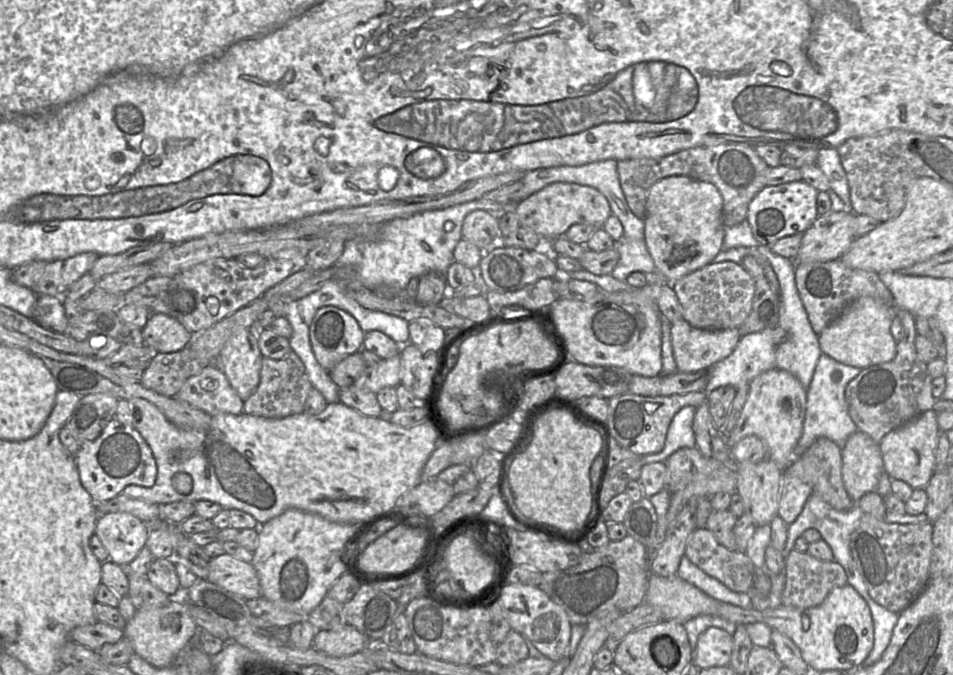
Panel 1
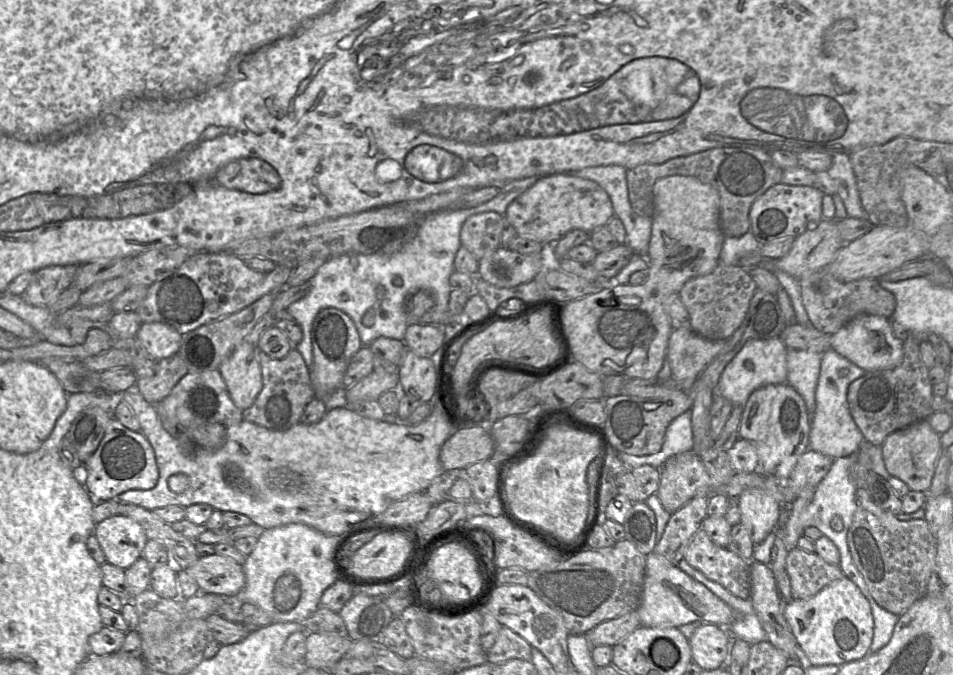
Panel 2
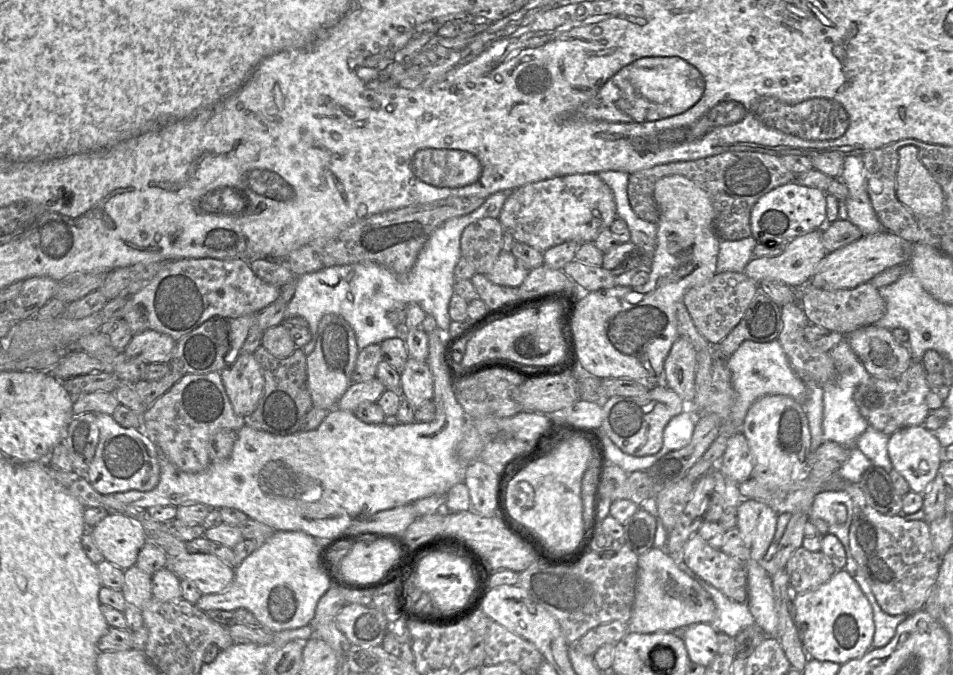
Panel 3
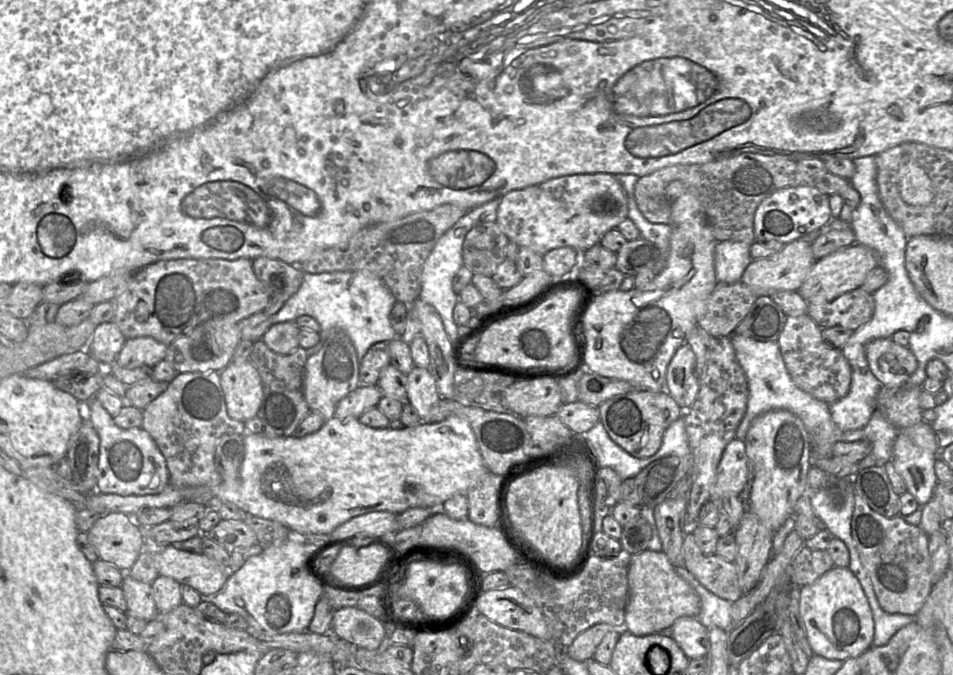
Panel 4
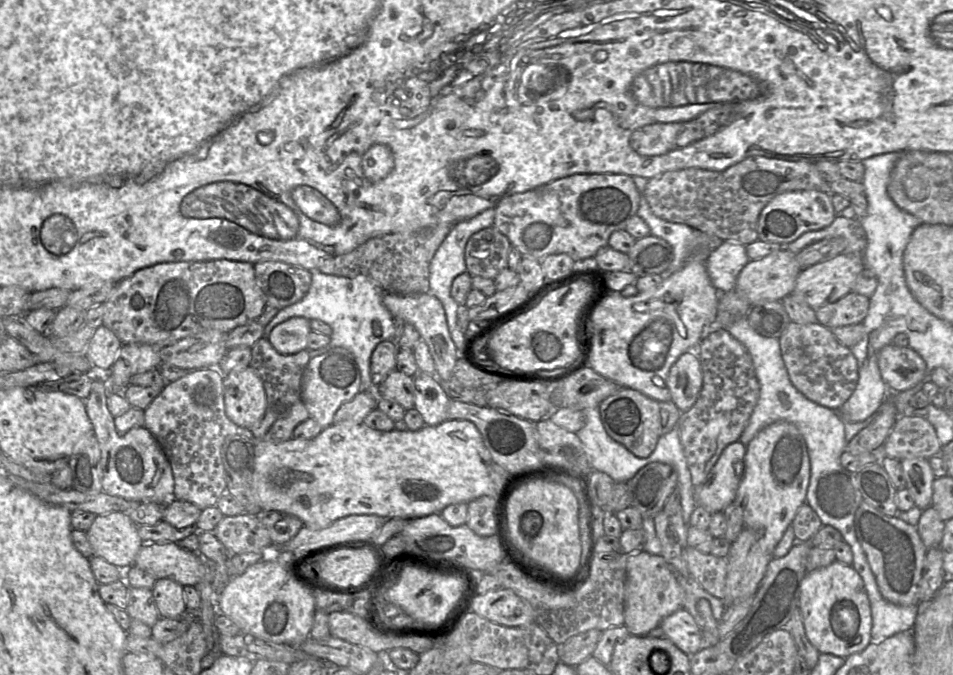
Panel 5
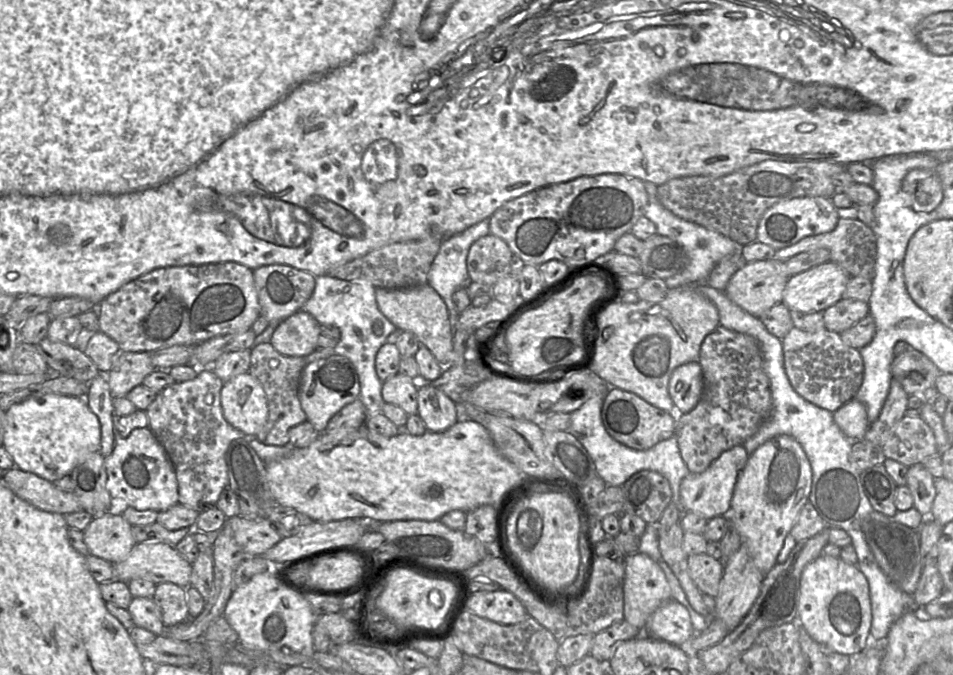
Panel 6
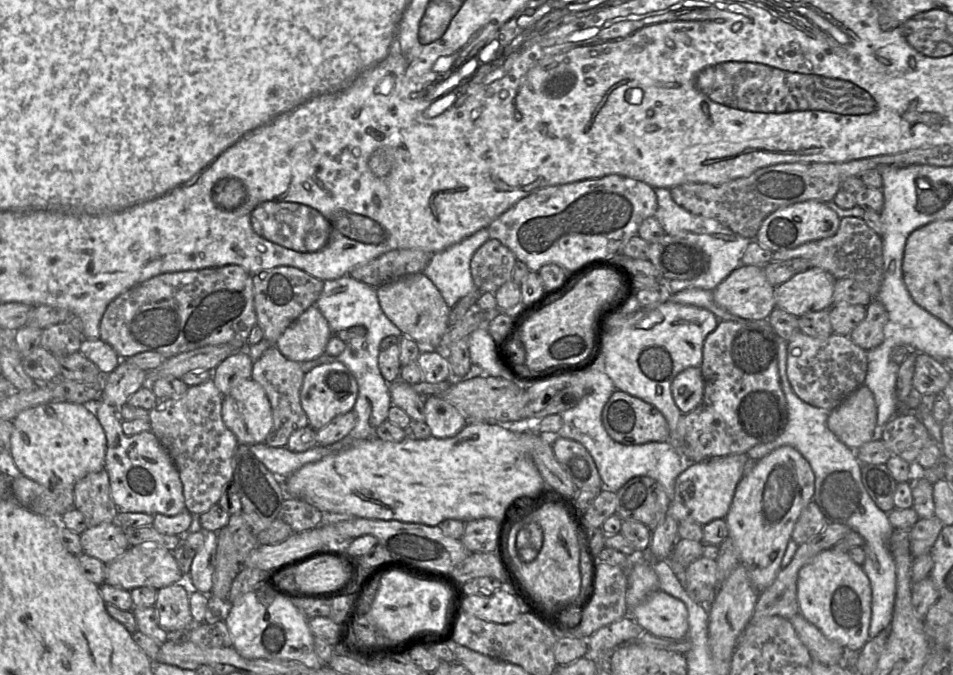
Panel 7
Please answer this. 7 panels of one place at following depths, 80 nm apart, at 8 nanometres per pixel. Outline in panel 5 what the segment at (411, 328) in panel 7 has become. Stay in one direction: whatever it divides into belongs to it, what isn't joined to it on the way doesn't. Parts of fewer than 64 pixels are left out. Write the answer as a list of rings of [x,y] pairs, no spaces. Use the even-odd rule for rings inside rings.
[[[384,292],[382,301],[393,318],[400,318],[405,323],[412,324],[417,329],[421,340],[427,344],[434,360],[436,377],[439,380],[449,379],[460,354],[451,338],[445,310],[441,301],[429,292],[413,295],[398,295]]]

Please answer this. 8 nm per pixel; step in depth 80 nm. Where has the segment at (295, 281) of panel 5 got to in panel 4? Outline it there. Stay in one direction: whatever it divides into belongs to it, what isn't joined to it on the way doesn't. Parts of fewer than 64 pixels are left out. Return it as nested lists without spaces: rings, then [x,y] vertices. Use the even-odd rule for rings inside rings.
[[[267,257],[256,258],[251,262],[256,278],[271,298],[287,301],[301,287],[304,272],[298,266]]]

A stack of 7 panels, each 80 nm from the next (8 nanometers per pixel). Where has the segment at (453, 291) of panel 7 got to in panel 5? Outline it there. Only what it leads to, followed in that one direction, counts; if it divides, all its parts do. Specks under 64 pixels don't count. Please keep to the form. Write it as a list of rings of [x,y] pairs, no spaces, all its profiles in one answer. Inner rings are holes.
[[[488,208],[477,215],[454,223],[452,229],[446,235],[438,249],[436,250],[429,267],[429,293],[437,297],[445,310],[448,329],[453,342],[459,352],[462,351],[465,333],[463,333],[457,325],[457,312],[459,304],[451,296],[451,286],[453,280],[460,274],[467,271],[465,264],[465,246],[470,236],[479,230],[493,226],[495,218],[495,209]]]

